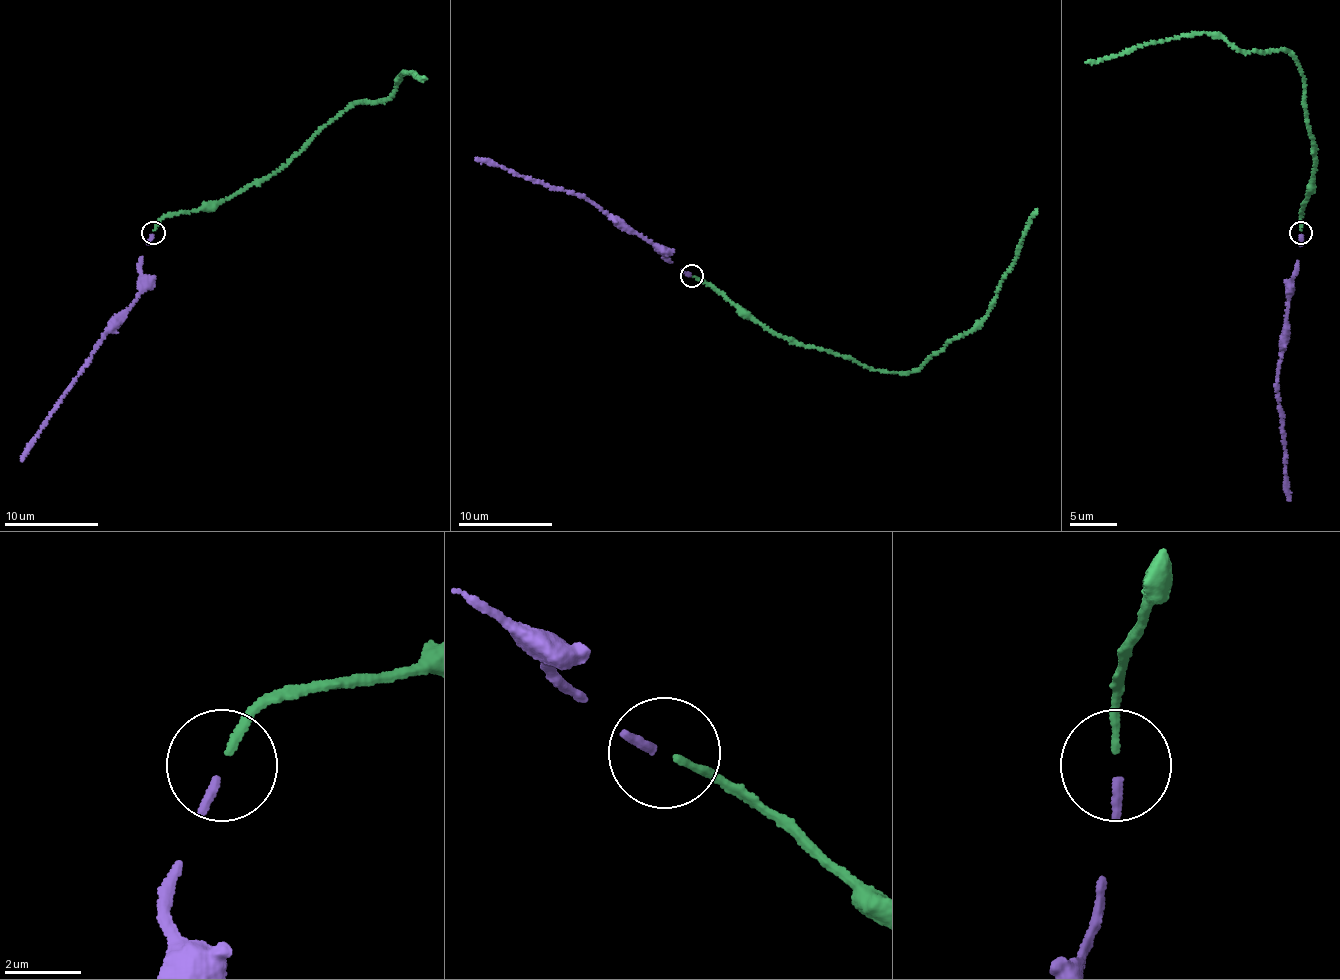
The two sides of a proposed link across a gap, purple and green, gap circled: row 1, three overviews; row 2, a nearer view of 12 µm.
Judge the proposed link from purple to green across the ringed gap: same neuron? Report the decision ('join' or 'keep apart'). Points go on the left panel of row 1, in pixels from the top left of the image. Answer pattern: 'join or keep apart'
join

